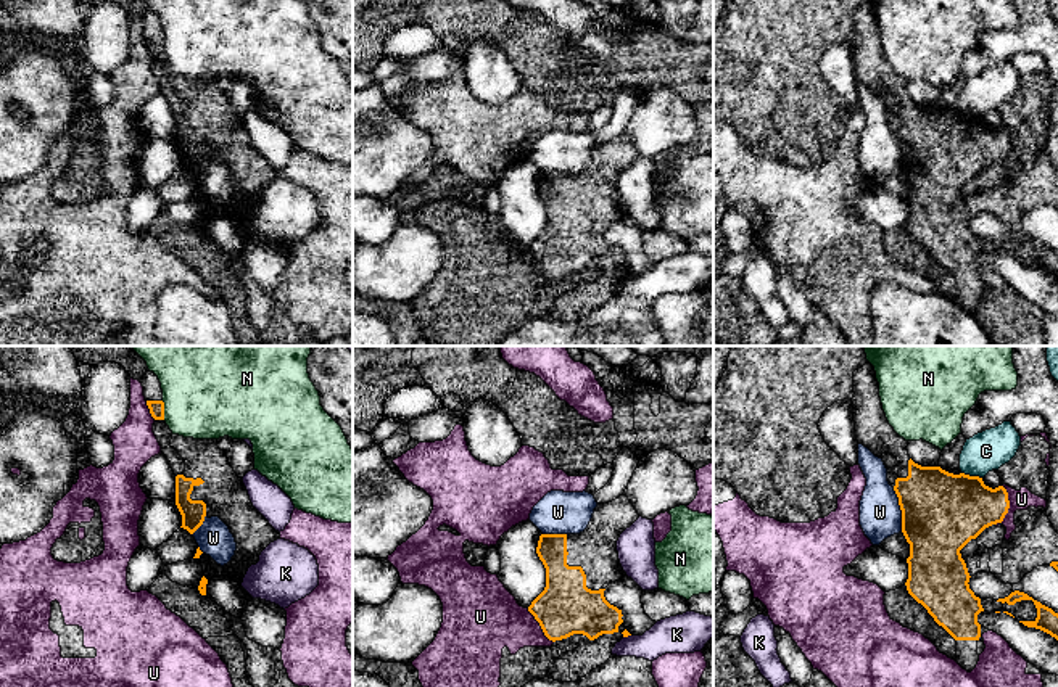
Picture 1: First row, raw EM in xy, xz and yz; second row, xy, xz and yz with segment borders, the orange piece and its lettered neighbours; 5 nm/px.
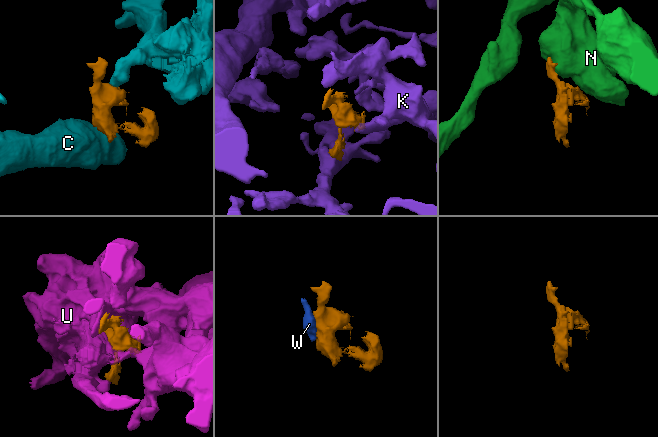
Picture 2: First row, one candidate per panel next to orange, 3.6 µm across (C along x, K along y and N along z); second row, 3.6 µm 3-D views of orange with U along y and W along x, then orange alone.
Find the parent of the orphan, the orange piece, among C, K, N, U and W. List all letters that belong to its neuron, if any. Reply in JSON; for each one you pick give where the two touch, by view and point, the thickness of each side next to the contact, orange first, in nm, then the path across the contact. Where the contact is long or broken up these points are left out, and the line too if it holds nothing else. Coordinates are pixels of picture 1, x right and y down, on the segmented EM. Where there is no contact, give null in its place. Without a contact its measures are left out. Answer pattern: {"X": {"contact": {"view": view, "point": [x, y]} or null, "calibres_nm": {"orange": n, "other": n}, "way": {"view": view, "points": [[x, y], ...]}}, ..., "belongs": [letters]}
{"belongs": []}

